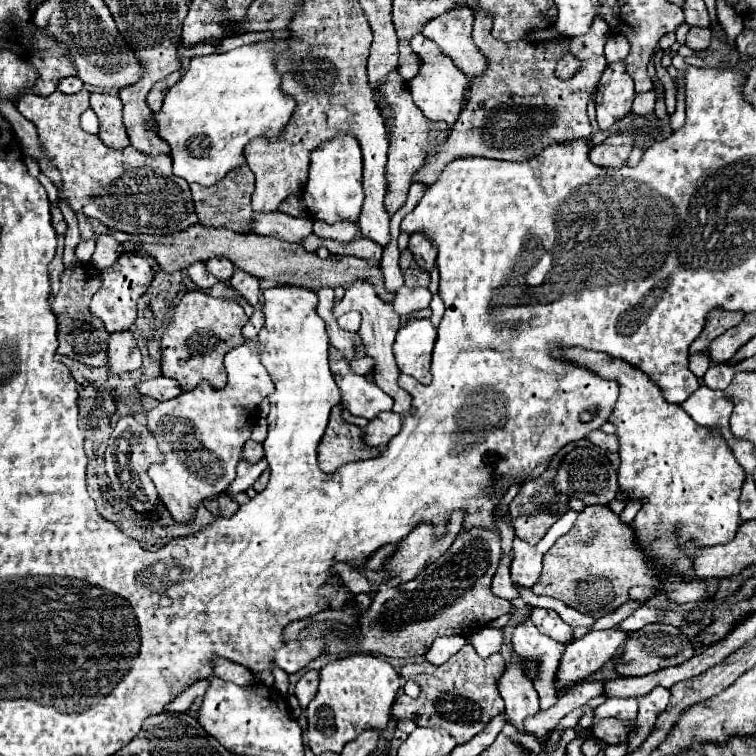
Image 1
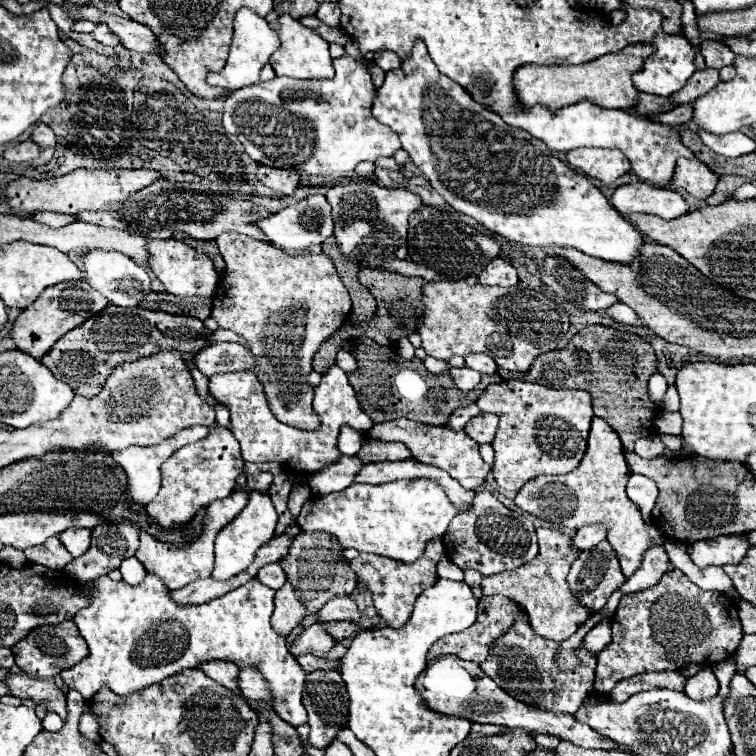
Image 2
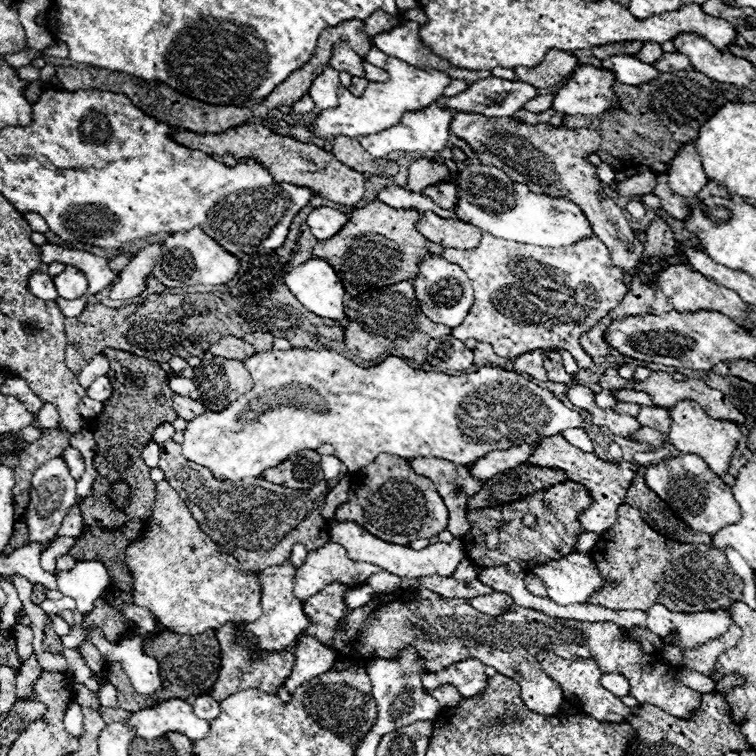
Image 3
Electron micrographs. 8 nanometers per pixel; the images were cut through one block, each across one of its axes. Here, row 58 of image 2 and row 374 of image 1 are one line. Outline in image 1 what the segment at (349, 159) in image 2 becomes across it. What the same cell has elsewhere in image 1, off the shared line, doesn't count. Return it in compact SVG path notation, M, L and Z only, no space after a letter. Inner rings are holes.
M336 350L330 354L330 368L336 376L338 388L342 390L340 406L346 408L352 416L372 420L380 412L392 410L392 398L366 376L354 374L350 370L350 362L344 358L342 352Z

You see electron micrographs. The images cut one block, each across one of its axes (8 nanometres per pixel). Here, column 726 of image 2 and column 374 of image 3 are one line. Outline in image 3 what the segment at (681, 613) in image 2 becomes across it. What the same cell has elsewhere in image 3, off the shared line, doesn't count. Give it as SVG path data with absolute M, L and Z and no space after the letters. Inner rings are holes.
M328 584L324 592L312 596L304 602L304 612L308 612L310 626L302 634L316 636L322 644L334 648L338 658L348 658L356 662L368 662L372 658L396 656L404 644L416 644L422 658L426 660L426 670L444 670L456 662L476 658L486 666L494 666L500 674L512 678L520 684L520 698L524 704L546 716L554 716L564 702L560 684L556 684L536 662L540 650L550 650L560 658L594 658L604 674L620 672L630 680L632 696L640 704L654 704L676 718L688 718L700 704L702 694L684 688L674 678L676 668L668 668L660 654L644 656L640 644L628 642L622 636L622 628L612 622L576 622L576 620L552 620L542 612L532 612L530 608L512 608L504 616L484 616L476 612L466 600L448 600L436 596L434 592L420 590L396 590L392 594L378 594L366 606L348 612L344 608L344 588L342 584ZM338 620L346 622L346 630L338 628Z

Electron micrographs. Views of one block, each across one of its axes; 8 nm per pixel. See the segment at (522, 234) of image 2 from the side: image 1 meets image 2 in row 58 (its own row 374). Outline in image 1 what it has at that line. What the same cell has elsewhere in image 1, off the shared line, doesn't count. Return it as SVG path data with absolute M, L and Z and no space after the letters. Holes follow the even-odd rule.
M408 320L396 334L394 358L402 374L430 384L430 358L436 342L436 328L430 320Z

